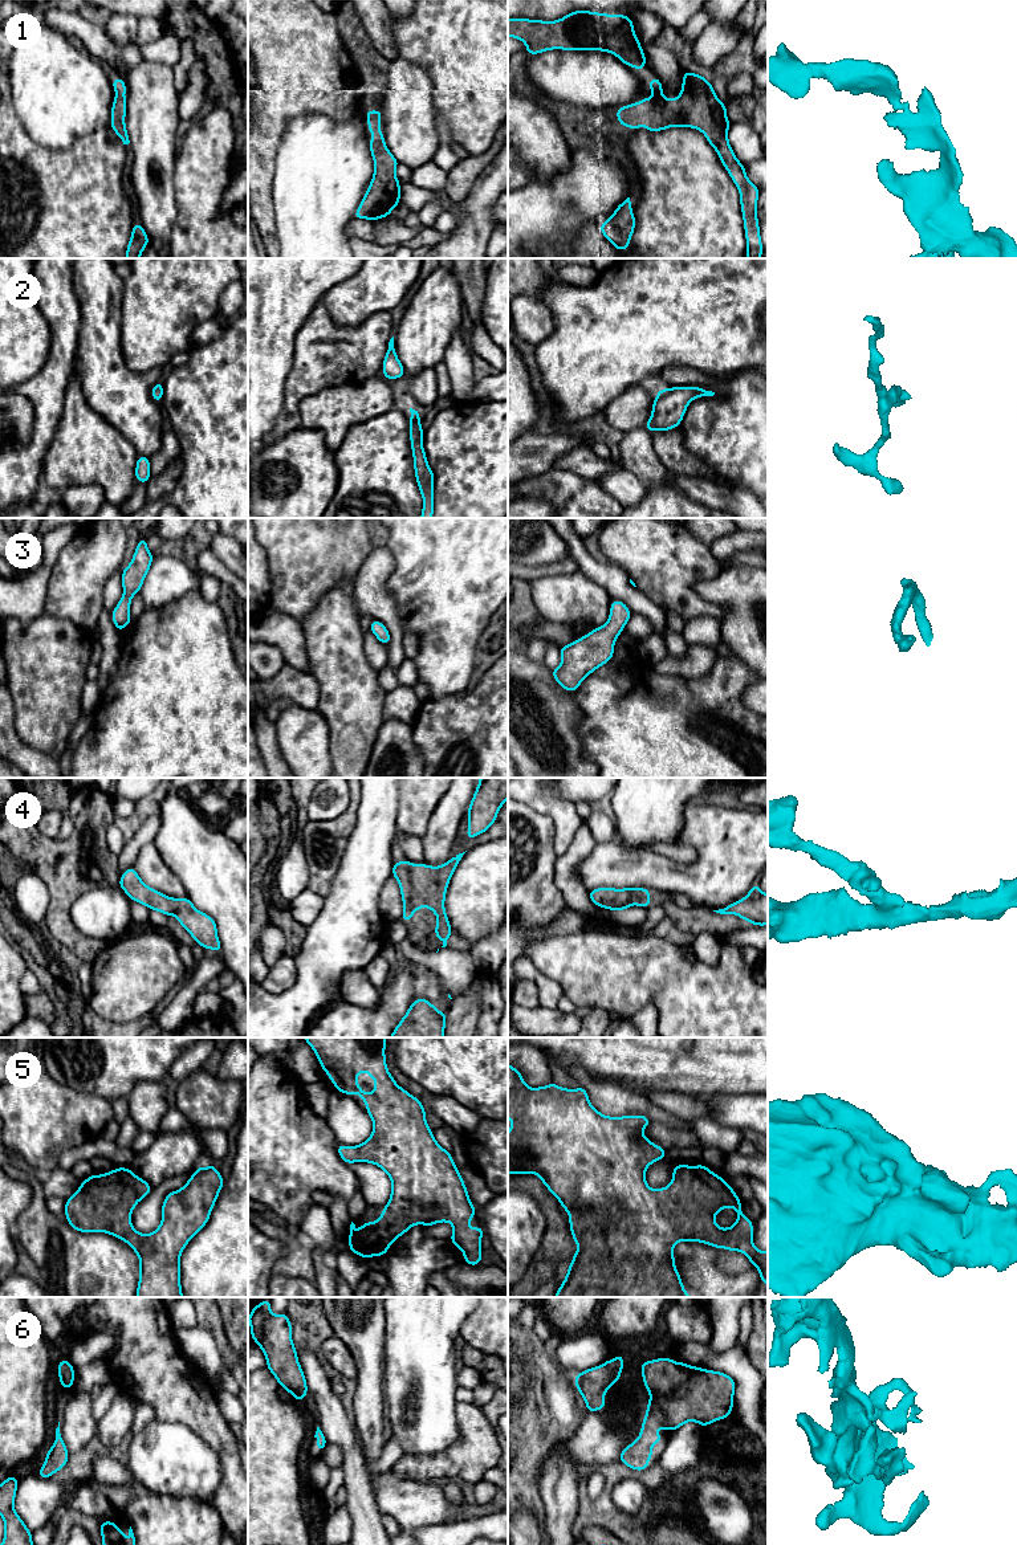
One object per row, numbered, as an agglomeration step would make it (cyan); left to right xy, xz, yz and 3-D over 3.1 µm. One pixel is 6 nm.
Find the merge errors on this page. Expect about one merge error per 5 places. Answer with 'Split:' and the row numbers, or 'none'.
Split: none

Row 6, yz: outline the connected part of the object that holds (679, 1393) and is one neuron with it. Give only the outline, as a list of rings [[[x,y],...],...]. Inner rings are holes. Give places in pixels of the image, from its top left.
[[[668,1357],[644,1361],[639,1366],[650,1401],[640,1435],[622,1450],[619,1460],[631,1469],[644,1471],[652,1458],[652,1444],[663,1442],[652,1428],[671,1432],[687,1422],[705,1427],[725,1419],[733,1410],[736,1383],[725,1373],[675,1362]]]

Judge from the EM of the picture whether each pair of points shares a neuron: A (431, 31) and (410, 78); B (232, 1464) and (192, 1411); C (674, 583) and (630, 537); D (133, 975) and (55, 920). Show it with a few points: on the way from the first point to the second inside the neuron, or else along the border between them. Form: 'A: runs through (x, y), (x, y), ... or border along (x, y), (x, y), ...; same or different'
A: border along (398, 56), (417, 64), (430, 78), (434, 90); different
B: runs through (228, 1451), (227, 1446), (206, 1425); same
C: runs through (664, 571), (642, 549); same
D: border along (108, 944), (90, 962); different

